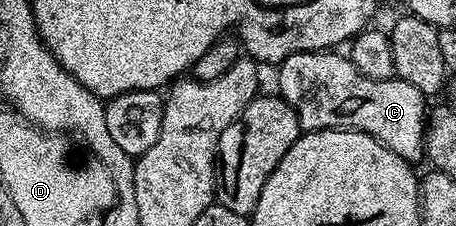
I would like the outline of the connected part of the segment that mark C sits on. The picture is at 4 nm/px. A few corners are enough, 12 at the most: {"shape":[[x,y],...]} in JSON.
{"shape":[[336,50],[290,54],[279,95],[304,132],[424,156],[426,98]]}

